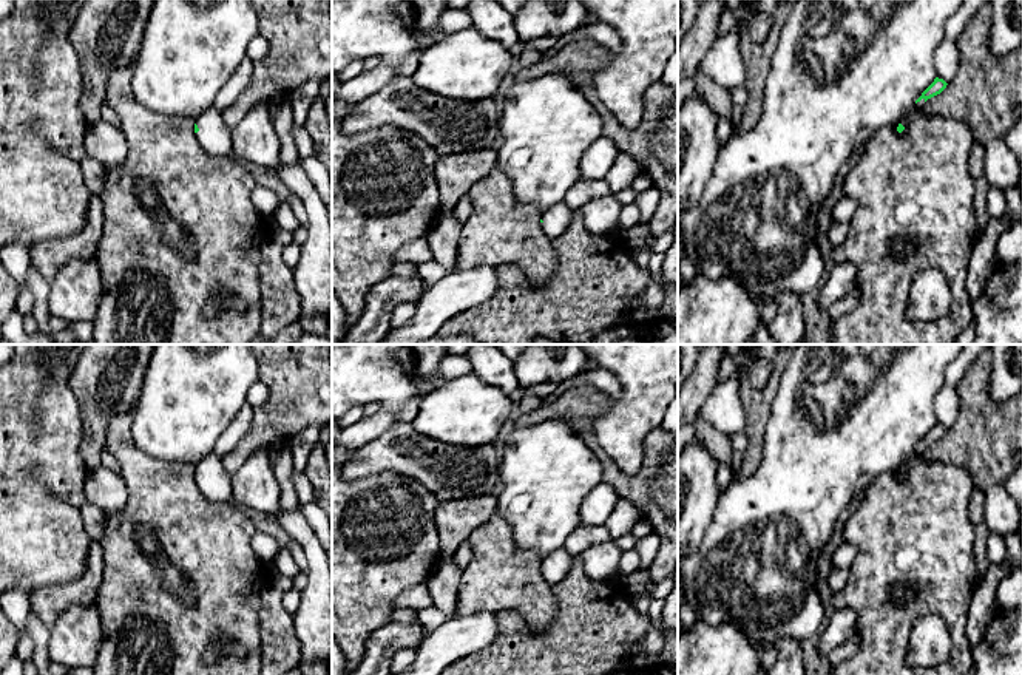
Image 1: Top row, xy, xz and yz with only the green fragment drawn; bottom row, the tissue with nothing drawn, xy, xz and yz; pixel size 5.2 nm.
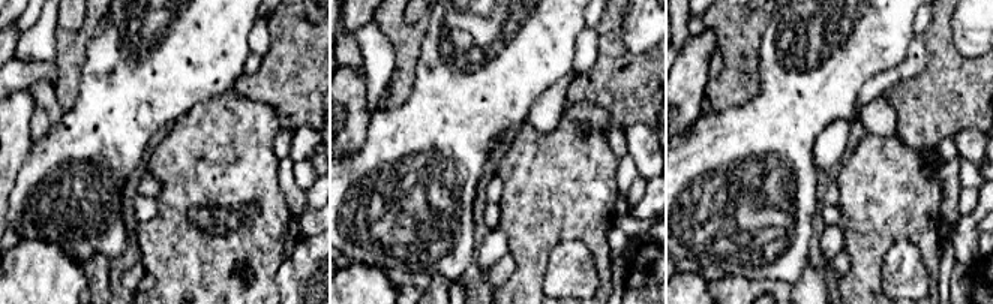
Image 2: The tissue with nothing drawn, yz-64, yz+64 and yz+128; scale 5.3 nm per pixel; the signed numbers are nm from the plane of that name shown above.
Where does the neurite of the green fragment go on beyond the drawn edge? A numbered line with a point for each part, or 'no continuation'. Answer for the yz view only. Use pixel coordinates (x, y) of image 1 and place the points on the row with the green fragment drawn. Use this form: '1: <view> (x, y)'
no continuation

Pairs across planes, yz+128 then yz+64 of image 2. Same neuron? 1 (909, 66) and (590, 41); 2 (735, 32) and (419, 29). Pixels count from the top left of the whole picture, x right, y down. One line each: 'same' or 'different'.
1: same
2: same

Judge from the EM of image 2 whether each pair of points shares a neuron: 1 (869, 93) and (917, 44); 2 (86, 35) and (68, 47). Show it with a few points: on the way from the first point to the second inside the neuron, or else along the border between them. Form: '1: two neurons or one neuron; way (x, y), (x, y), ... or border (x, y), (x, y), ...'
1: one neuron; way (884, 80), (899, 74), (912, 59)
2: one neuron; way (81, 38), (72, 45)

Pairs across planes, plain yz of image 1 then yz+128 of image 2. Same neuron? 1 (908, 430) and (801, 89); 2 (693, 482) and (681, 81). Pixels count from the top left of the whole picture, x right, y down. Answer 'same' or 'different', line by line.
1: same
2: same

